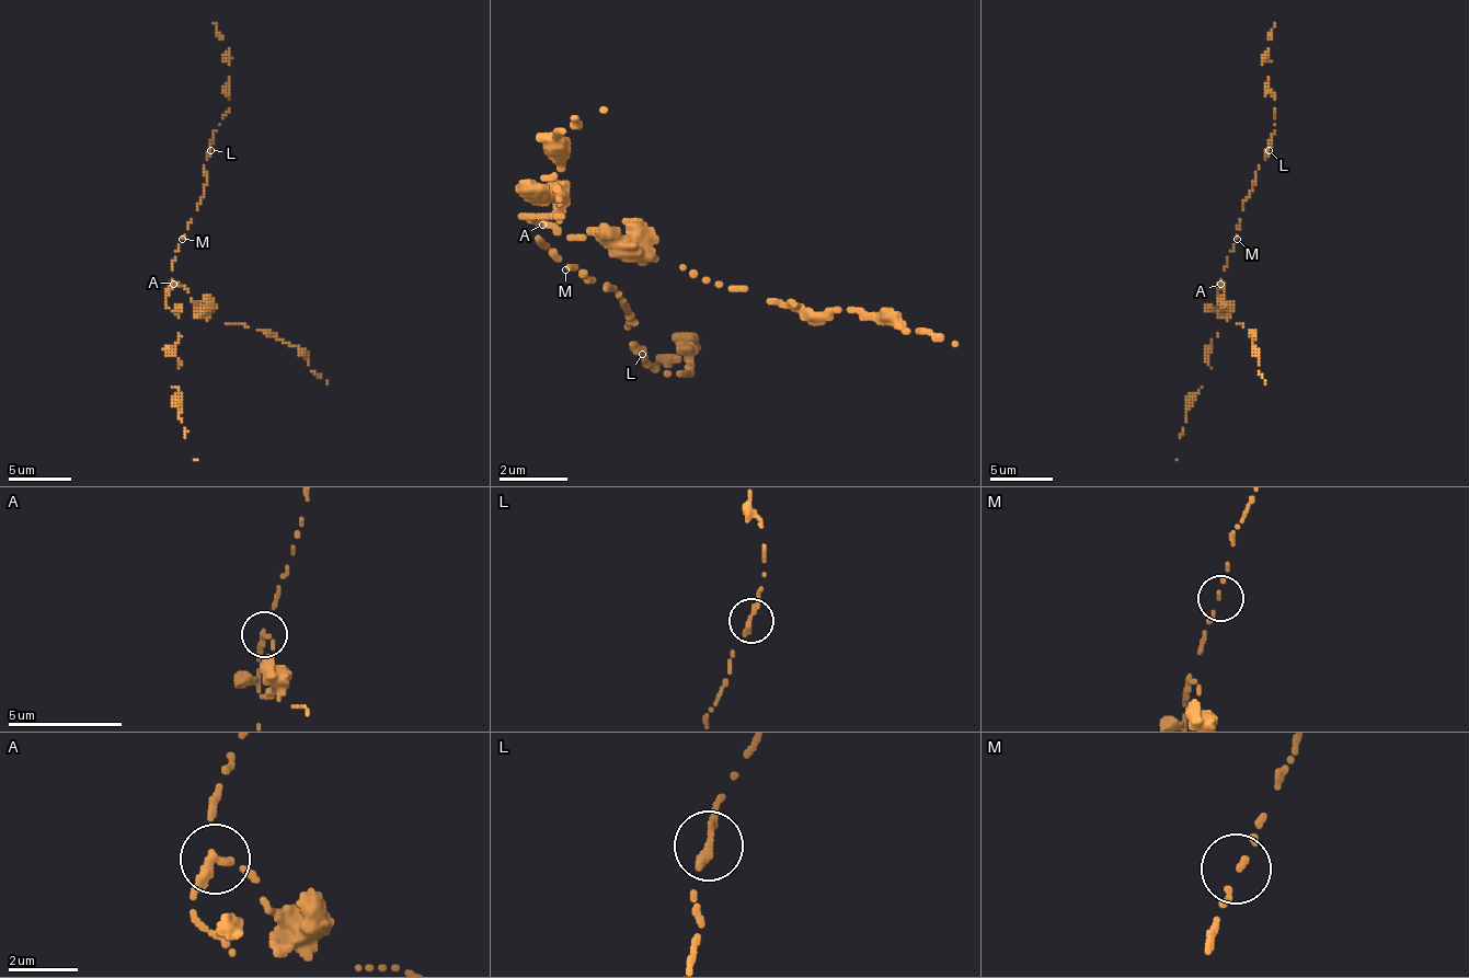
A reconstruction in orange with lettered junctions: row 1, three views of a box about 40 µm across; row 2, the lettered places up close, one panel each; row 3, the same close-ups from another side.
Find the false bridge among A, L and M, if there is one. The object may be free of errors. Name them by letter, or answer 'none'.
A

